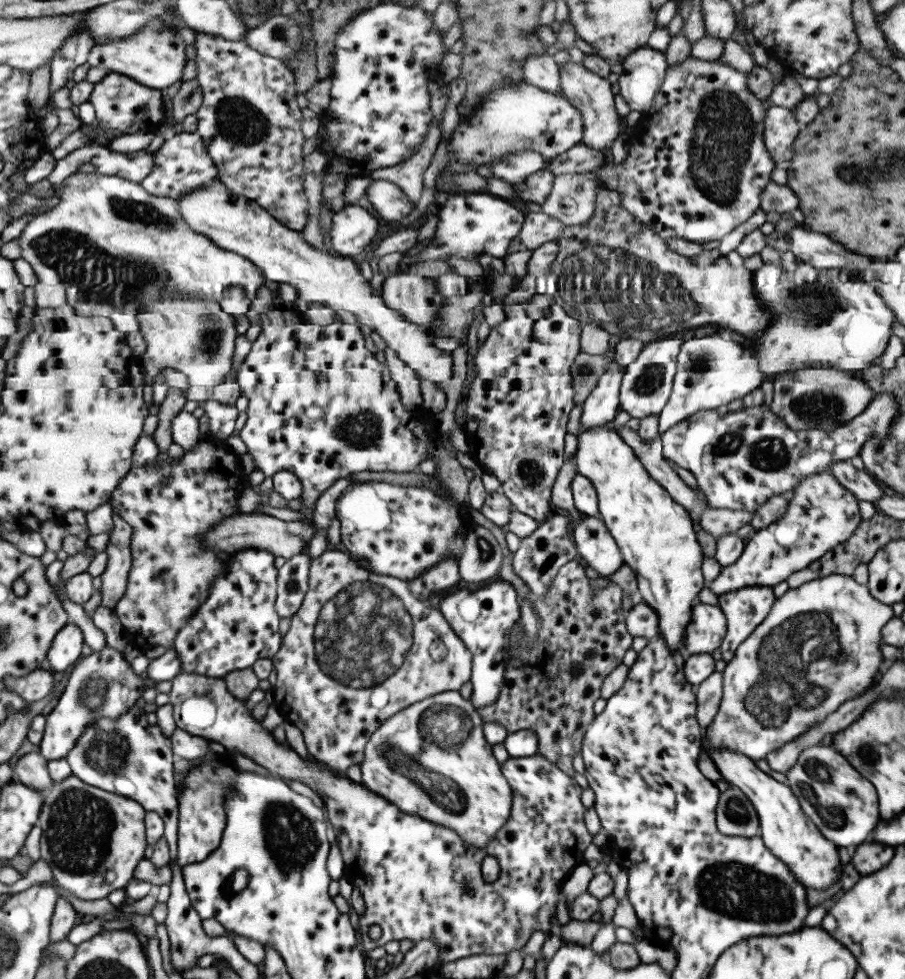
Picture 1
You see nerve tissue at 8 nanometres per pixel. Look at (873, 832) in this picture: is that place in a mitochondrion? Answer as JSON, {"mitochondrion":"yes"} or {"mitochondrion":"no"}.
{"mitochondrion":"no"}

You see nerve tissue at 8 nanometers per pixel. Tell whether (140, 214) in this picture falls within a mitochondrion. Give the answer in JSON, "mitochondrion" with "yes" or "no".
{"mitochondrion":"yes"}

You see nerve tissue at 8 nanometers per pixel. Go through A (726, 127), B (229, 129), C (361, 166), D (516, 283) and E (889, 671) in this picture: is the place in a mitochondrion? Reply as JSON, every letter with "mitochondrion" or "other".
{"A":"mitochondrion","B":"mitochondrion","C":"other","D":"other","E":"other"}

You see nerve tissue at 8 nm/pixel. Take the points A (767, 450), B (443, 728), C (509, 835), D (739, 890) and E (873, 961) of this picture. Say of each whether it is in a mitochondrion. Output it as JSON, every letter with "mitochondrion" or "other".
{"A":"mitochondrion","B":"mitochondrion","C":"other","D":"mitochondrion","E":"other"}

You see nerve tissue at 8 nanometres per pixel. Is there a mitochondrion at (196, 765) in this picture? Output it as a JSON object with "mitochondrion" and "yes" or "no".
{"mitochondrion":"no"}

